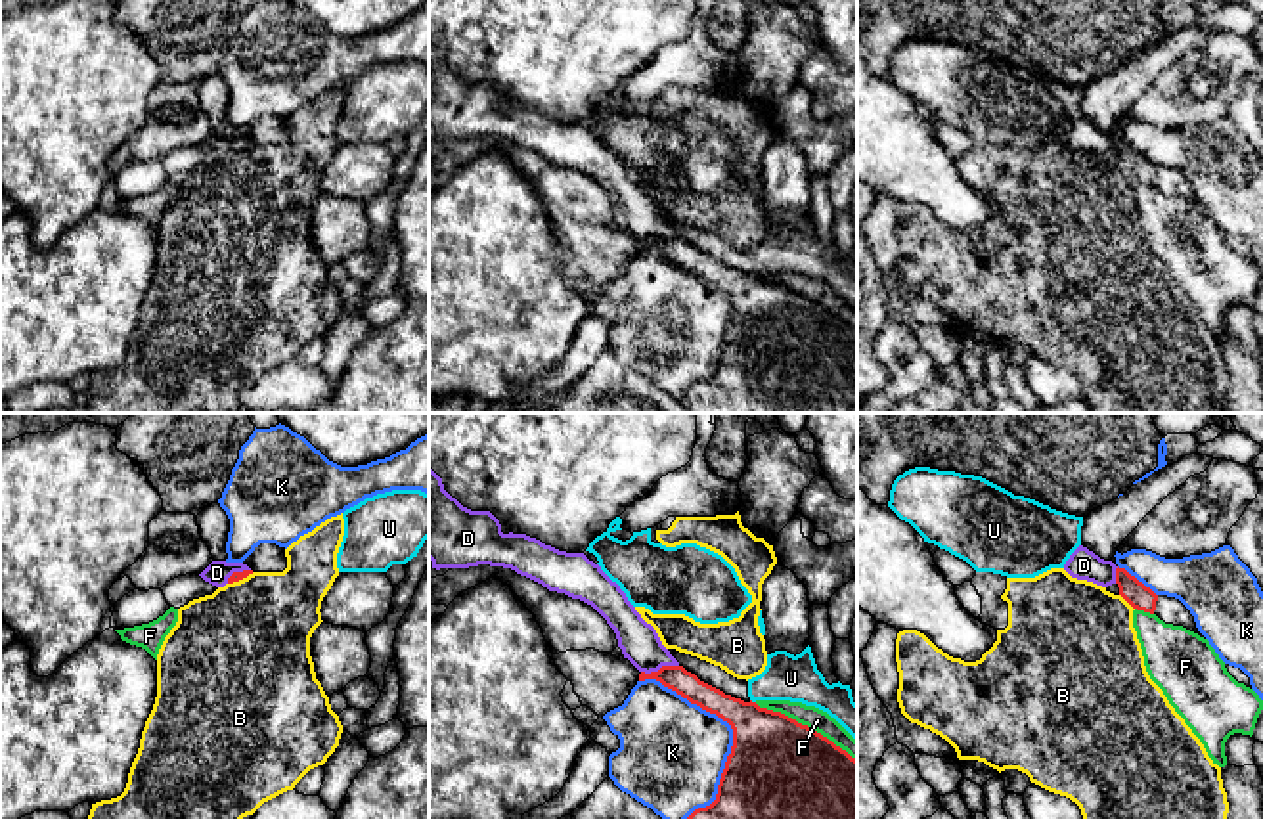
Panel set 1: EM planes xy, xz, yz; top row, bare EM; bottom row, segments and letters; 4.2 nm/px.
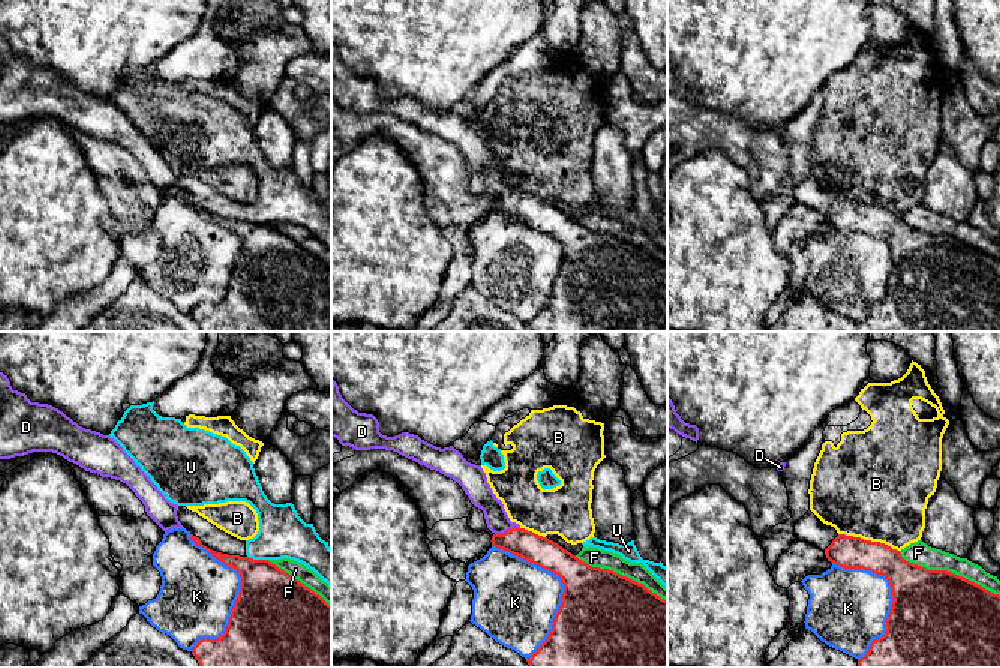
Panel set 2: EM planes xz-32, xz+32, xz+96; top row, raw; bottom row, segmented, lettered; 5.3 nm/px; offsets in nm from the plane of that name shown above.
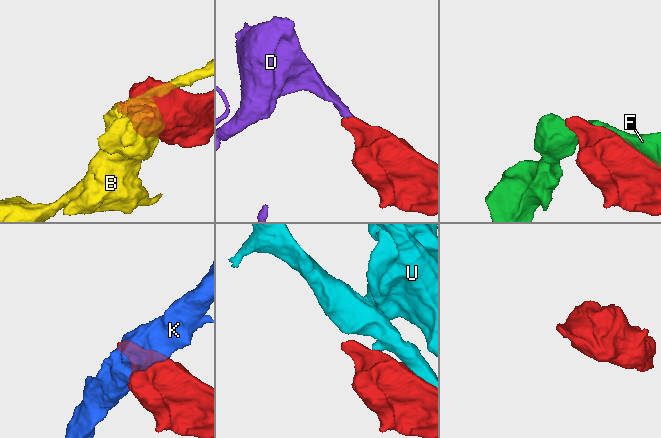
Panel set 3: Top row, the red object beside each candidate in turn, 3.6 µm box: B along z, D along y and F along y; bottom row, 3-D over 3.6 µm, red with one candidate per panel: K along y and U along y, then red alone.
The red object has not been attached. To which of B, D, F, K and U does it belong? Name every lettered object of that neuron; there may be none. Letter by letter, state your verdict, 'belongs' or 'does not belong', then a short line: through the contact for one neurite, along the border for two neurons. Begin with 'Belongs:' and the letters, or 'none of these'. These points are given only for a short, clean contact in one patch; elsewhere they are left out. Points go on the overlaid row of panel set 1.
Belongs: D
B: does not belong
D: belongs; line xz (676, 678), (661, 668), (640, 643)
F: does not belong
K: does not belong
U: does not belong

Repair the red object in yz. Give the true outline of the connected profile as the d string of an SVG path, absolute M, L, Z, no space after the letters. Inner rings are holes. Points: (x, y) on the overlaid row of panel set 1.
M1079 545L1064 564L1064 570L1077 580L1087 580L1097 586L1108 587L1116 584L1119 595L1137 610L1154 614L1158 595L1131 576L1125 568L1116 566L1112 561L1104 561L1087 547Z

